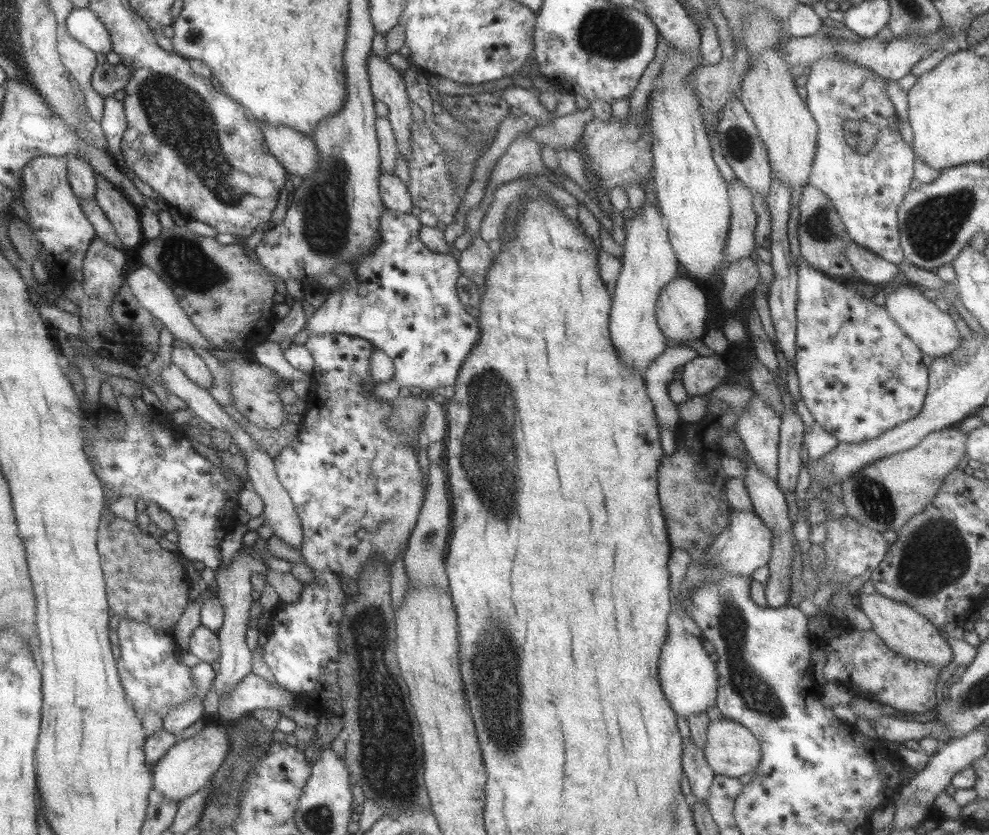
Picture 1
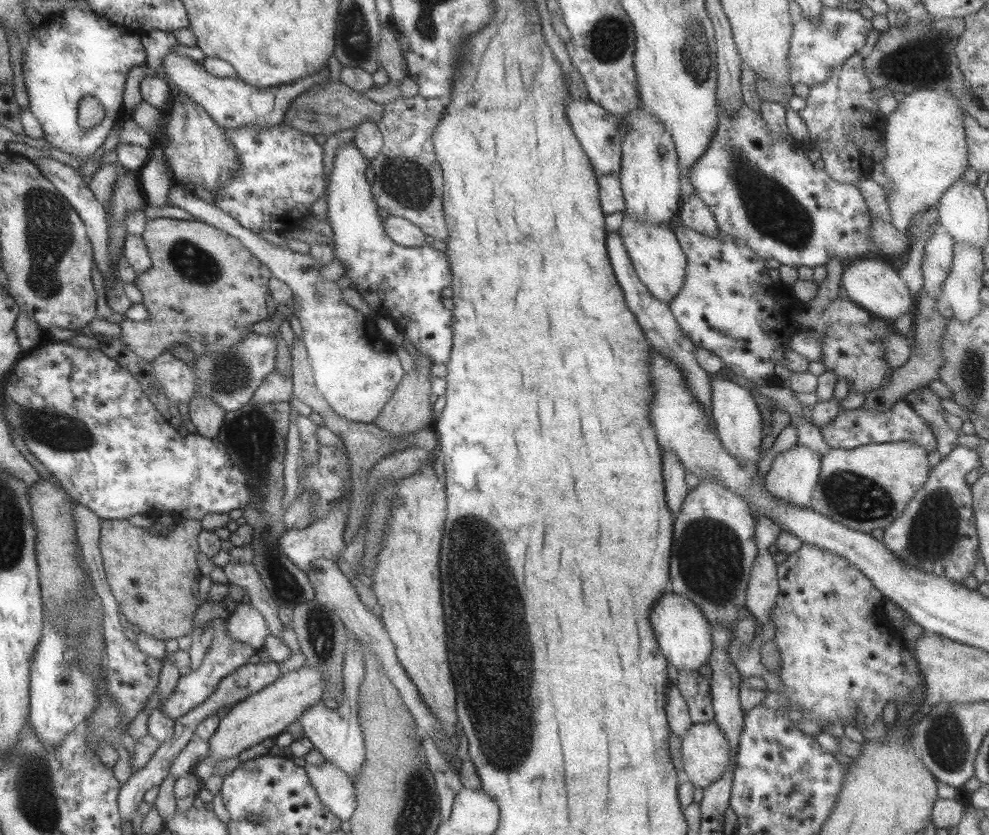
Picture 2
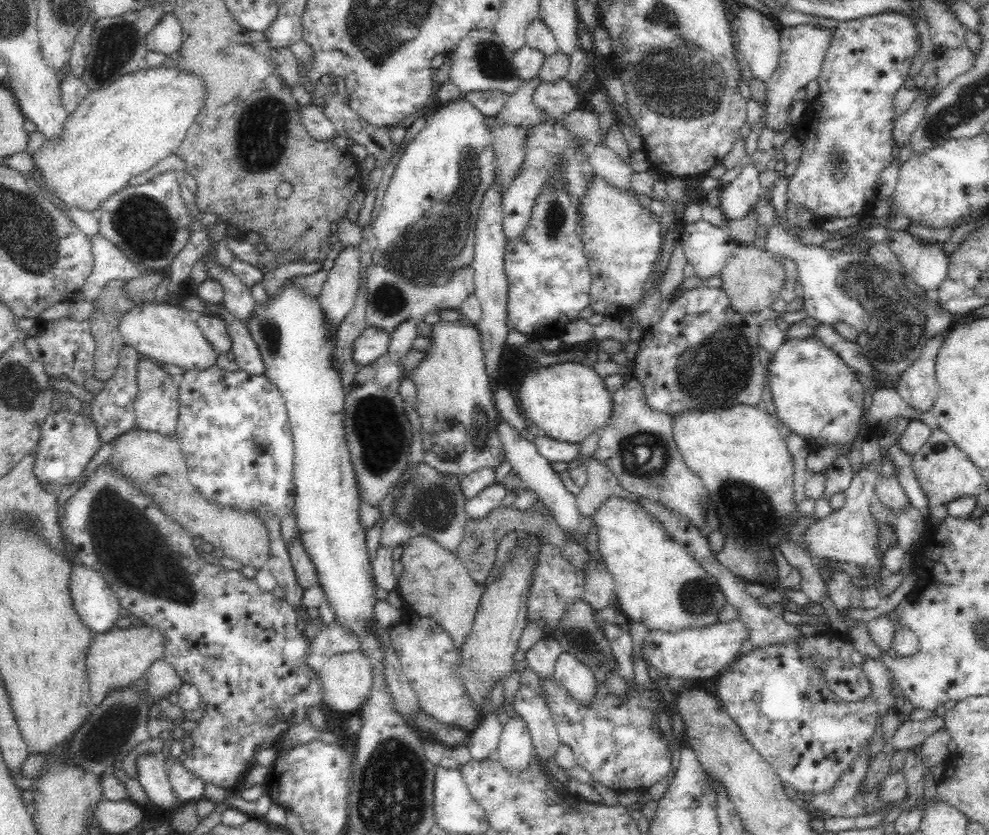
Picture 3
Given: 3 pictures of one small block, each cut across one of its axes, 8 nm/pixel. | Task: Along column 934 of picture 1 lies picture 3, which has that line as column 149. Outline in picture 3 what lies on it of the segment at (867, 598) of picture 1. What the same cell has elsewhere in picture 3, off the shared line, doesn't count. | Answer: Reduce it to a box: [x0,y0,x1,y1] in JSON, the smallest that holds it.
[84,625,163,705]

